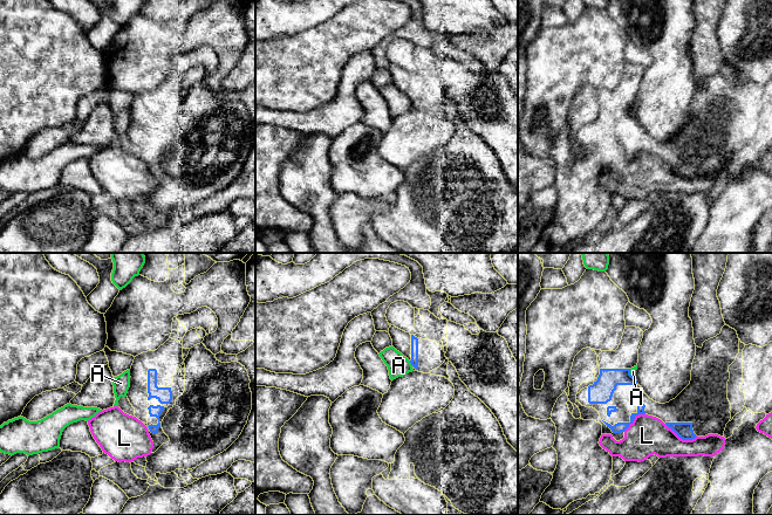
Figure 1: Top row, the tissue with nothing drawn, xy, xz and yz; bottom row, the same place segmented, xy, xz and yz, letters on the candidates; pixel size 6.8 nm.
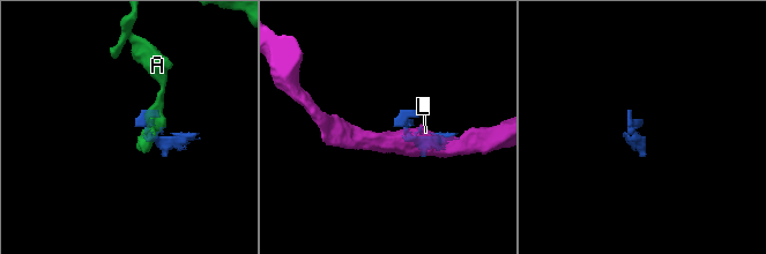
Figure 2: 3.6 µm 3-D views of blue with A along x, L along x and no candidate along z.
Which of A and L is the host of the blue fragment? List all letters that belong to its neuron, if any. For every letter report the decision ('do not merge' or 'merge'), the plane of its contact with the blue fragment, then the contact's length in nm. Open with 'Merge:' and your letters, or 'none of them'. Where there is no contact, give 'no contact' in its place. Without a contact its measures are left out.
Merge: none of them
A: do not merge; contact in xz; length 50 nm
L: do not merge; contact in yz; length 240 nm

